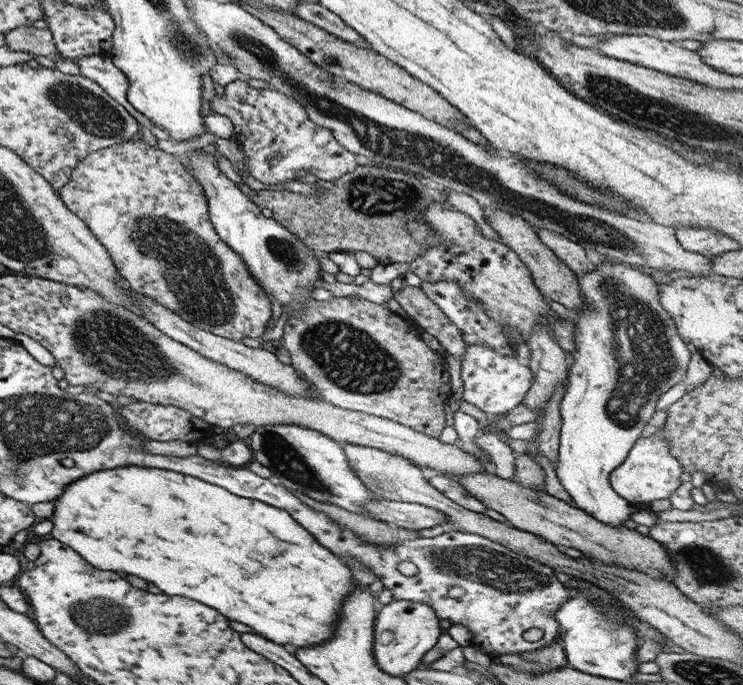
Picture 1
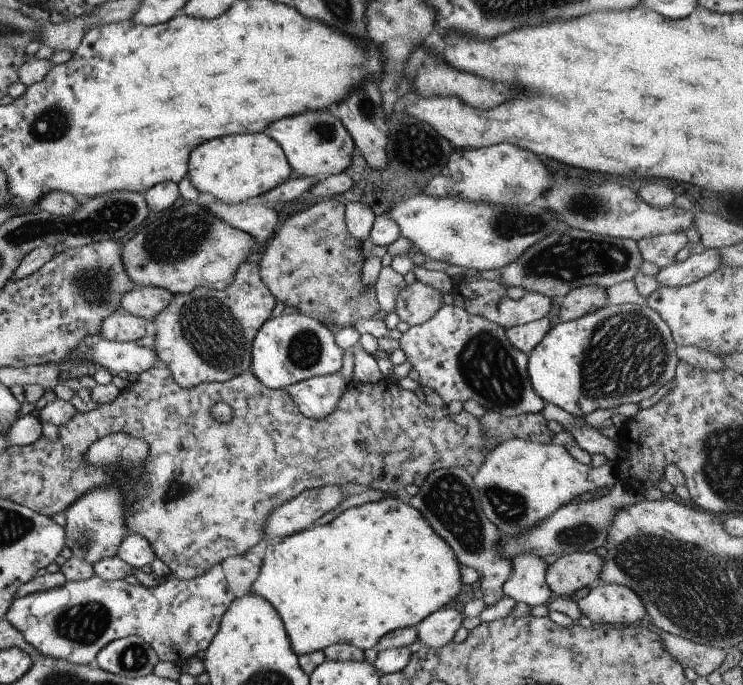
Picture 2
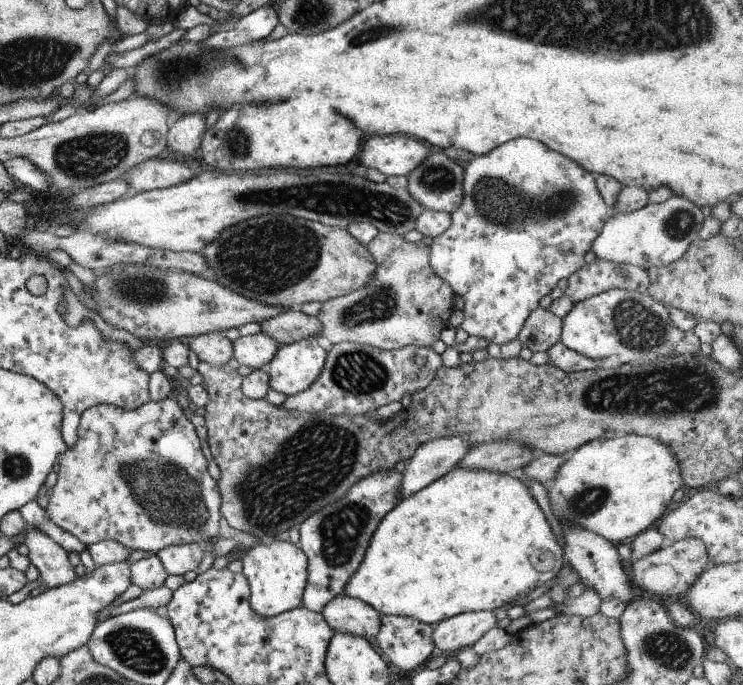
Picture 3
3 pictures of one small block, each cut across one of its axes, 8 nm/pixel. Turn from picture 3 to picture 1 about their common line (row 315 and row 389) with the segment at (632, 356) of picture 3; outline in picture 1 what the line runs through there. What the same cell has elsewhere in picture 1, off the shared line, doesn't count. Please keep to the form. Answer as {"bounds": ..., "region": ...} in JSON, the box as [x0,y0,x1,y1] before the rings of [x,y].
{"bounds":[554,257,691,528],"region":[[[605,257],[591,273],[577,274],[577,287],[585,306],[574,312],[576,317],[571,319],[575,348],[568,357],[567,386],[559,402],[560,433],[554,470],[559,484],[578,510],[606,526],[620,528],[637,508],[611,489],[610,473],[625,461],[629,449],[651,418],[657,397],[683,380],[691,353],[685,341],[677,336],[677,328],[669,314],[657,302],[659,283],[649,274]]]}

